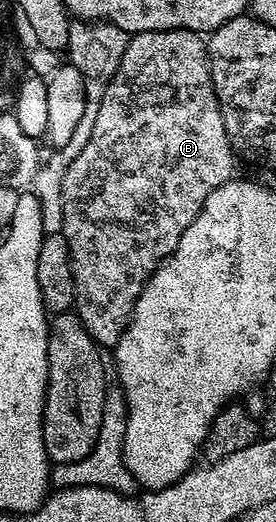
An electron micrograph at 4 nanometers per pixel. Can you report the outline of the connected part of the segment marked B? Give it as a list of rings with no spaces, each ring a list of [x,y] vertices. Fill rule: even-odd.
[[[145,29],[130,35],[128,49],[124,49],[124,57],[120,57],[120,65],[110,78],[110,84],[104,89],[104,97],[100,101],[100,109],[96,113],[96,125],[88,133],[88,145],[80,149],[80,153],[68,165],[62,182],[62,233],[66,244],[70,246],[68,256],[70,271],[74,275],[74,306],[78,312],[84,329],[94,338],[94,342],[102,349],[113,349],[118,338],[124,333],[126,324],[130,322],[130,314],[134,312],[134,302],[140,297],[144,285],[151,273],[167,256],[171,255],[188,225],[196,221],[204,201],[220,185],[235,178],[234,148],[230,146],[230,138],[224,129],[224,117],[220,113],[220,105],[216,97],[216,89],[212,85],[210,72],[210,55],[206,51],[207,40],[197,31],[175,29],[172,31],[147,31]]]

